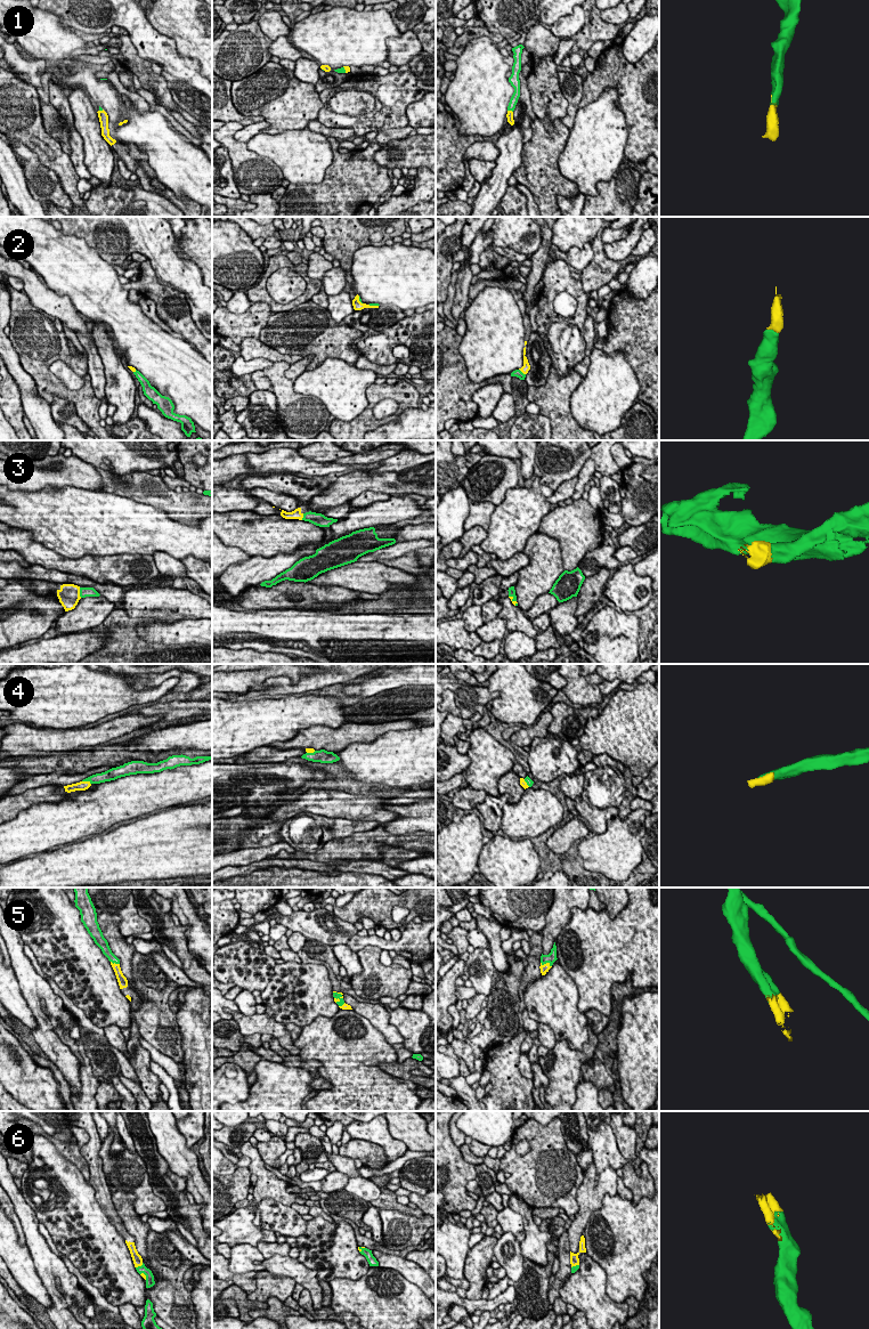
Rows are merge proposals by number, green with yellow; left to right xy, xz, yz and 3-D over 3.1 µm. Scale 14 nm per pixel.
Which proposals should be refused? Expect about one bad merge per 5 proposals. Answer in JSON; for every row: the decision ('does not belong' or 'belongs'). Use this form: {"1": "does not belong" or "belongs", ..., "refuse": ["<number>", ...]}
{"1": "belongs", "2": "belongs", "3": "belongs", "4": "belongs", "5": "belongs", "6": "belongs", "refuse": []}

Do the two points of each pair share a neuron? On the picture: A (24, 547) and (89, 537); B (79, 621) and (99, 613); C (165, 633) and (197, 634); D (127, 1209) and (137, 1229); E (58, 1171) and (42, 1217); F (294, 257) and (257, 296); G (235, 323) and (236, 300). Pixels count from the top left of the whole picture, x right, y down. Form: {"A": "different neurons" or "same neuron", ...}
{"A": "different neurons", "B": "same neuron", "C": "same neuron", "D": "same neuron", "E": "same neuron", "F": "different neurons", "G": "different neurons"}

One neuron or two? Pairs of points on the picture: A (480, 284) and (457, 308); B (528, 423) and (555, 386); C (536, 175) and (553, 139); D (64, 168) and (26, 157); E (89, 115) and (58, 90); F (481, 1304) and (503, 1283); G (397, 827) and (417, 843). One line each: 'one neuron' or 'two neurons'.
A: two neurons
B: two neurons
C: one neuron
D: two neurons
E: two neurons
F: two neurons
G: two neurons

